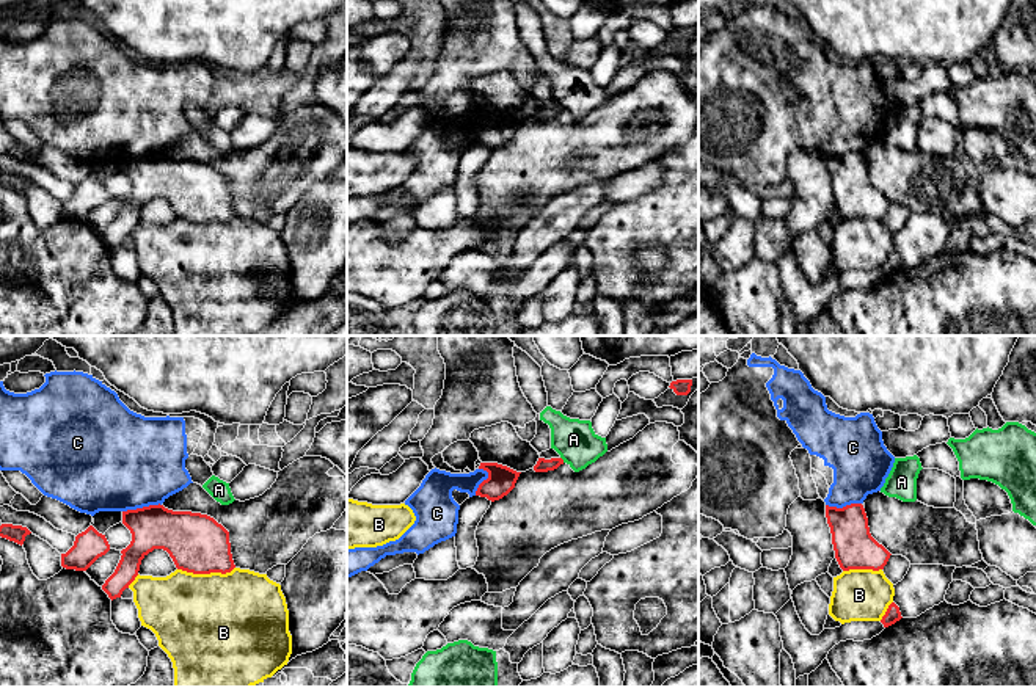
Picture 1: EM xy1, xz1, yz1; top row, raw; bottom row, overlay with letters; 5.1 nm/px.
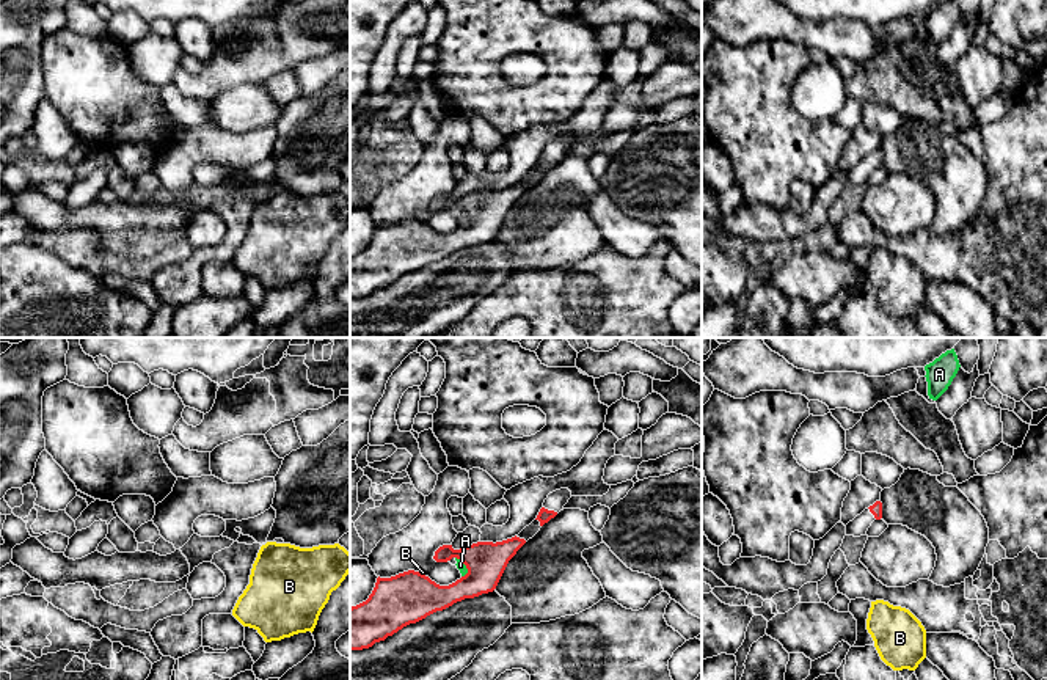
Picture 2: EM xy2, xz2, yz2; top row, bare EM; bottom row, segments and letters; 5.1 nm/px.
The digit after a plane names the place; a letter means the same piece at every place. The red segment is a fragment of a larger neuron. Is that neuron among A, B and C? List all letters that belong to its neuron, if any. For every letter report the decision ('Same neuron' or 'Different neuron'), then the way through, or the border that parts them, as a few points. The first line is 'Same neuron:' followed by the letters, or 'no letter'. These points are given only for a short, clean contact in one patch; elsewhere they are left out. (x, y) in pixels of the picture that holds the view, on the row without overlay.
Same neuron: no letter
A: Different neuron. Boundary: xz2 (456, 204), (466, 217), (463, 225)
B: Different neuron
C: Different neuron. Boundary: xy1 (160, 152), (123, 160)

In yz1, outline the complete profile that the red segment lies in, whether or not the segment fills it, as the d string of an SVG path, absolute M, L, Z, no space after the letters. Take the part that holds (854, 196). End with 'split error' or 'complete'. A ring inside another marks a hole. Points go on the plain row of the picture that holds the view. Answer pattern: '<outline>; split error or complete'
M851 152L843 157L826 154L826 166L835 207L843 220L884 218L892 202L871 185L862 152Z; complete

